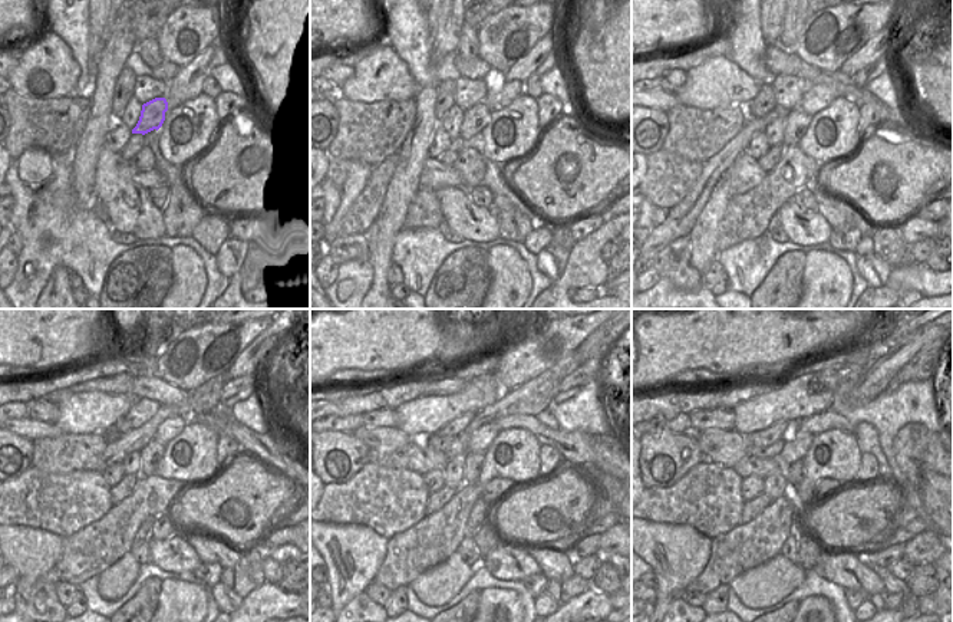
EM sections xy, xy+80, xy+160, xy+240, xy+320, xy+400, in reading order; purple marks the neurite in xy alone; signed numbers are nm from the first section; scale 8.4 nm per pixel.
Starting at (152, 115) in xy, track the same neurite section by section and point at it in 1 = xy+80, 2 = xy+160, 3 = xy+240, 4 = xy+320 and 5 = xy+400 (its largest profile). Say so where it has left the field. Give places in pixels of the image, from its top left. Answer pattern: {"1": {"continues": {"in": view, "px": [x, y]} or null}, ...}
{"1": {"continues": {"in": "xy+80", "px": [477, 117]}}, "2": {"continues": {"in": "xy+160", "px": [797, 121]}}, "3": {"continues": {"in": "xy+240", "px": [151, 454]}}, "4": {"continues": {"in": "xy+320", "px": [472, 463]}}, "5": {"continues": {"in": "xy+400", "px": [795, 471]}}}

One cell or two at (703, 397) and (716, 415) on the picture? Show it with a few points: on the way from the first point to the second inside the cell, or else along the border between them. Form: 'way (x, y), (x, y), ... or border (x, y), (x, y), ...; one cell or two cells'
border (716, 408), (698, 408), (689, 414); two cells

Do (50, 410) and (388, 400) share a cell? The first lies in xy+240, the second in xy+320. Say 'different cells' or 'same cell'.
different cells

